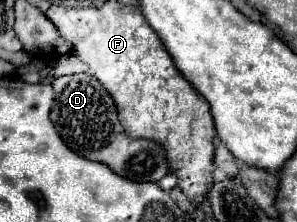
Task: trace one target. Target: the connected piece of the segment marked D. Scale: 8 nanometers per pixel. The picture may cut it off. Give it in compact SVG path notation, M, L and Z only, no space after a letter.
M90 74L60 76L52 82L54 106L50 120L54 122L62 140L82 158L108 164L116 174L134 182L158 182L168 174L166 150L156 140L130 138L118 120L118 110L106 88Z

